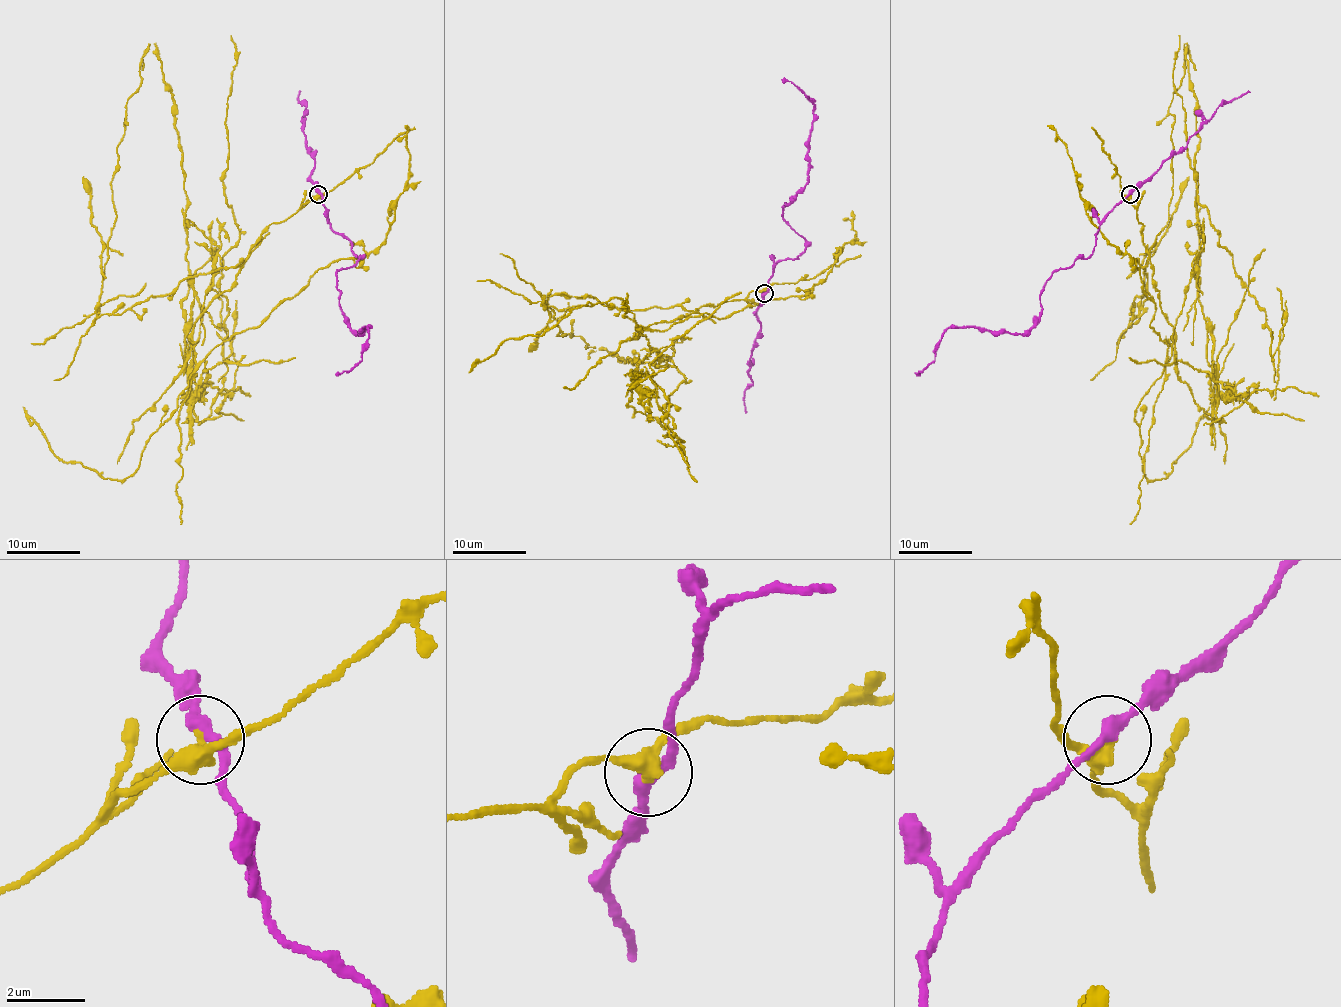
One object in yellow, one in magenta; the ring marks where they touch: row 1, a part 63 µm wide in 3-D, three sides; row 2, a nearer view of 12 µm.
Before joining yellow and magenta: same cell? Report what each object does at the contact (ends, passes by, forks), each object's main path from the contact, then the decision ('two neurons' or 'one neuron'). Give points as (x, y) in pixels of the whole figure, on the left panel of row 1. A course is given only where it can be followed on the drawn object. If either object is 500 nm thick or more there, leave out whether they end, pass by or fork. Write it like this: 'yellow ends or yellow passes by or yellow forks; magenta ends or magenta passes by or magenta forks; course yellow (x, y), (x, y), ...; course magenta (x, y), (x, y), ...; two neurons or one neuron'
yellow passes by; magenta passes by; course yellow (318, 193), (195, 344), (214, 252), (186, 223), (199, 421), (238, 362), (230, 36); course magenta (318, 193), (327, 221), (359, 257), (337, 274), (344, 322), (359, 333), (368, 327), (362, 358), (335, 375); two neurons

